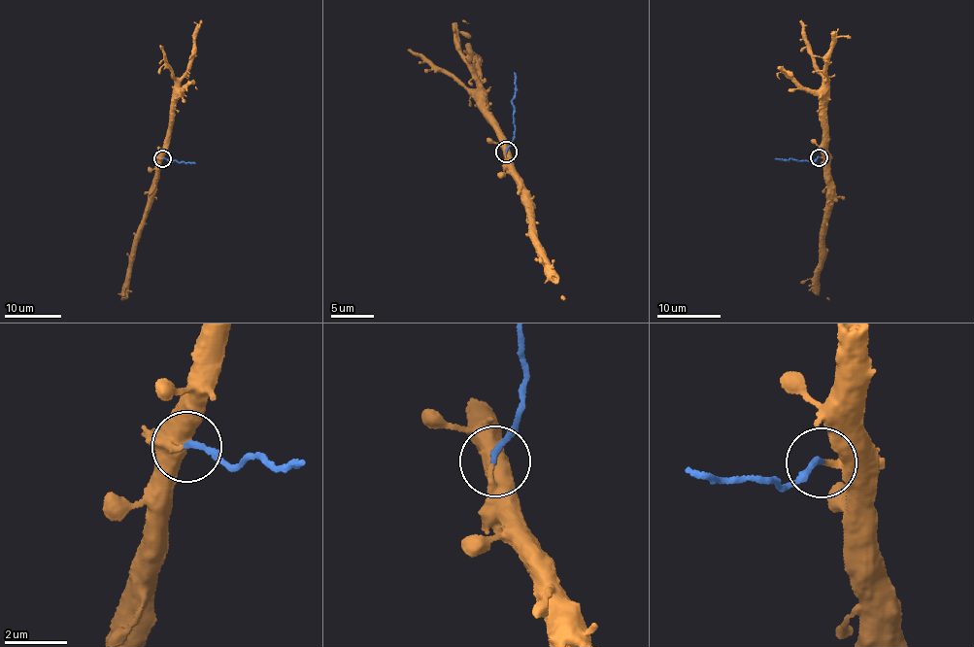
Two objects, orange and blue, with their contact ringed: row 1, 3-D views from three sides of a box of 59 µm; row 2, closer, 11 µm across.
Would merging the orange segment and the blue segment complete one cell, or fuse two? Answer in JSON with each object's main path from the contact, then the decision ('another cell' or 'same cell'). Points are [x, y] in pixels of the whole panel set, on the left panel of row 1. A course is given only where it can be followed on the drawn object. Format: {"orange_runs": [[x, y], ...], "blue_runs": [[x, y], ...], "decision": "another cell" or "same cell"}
{"orange_runs": [[162, 158], [158, 159], [158, 178], [152, 188], [151, 208], [136, 244], [127, 297], [122, 299]], "blue_runs": [[162, 158], [179, 163], [195, 163]], "decision": "another cell"}

